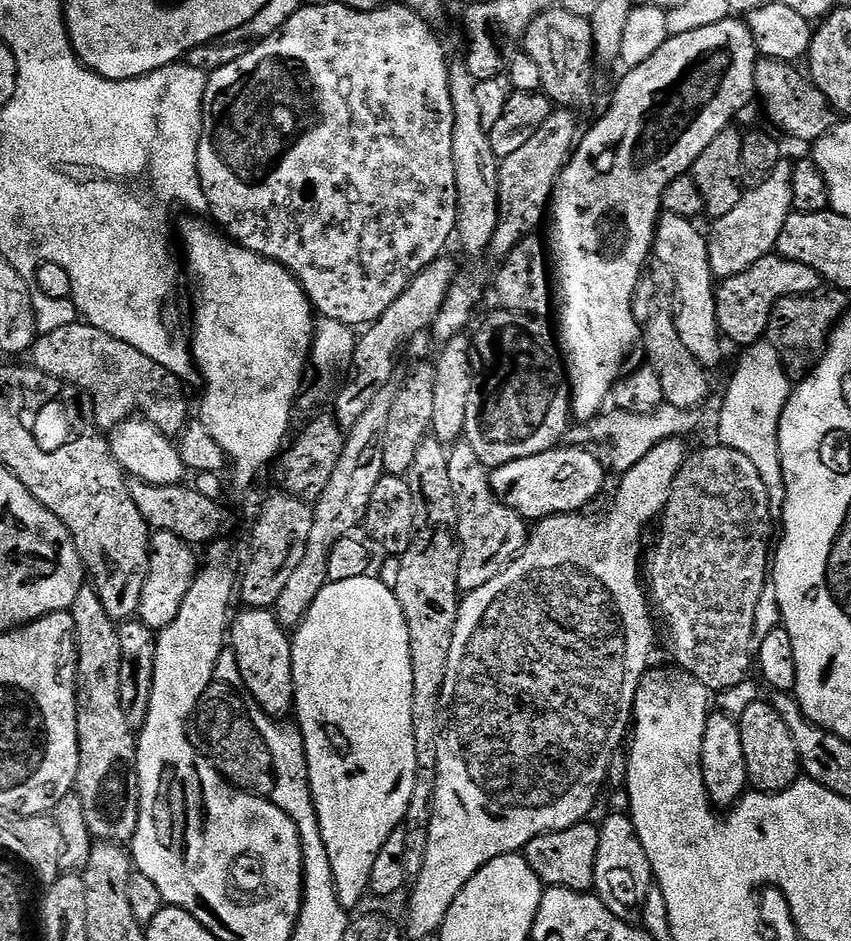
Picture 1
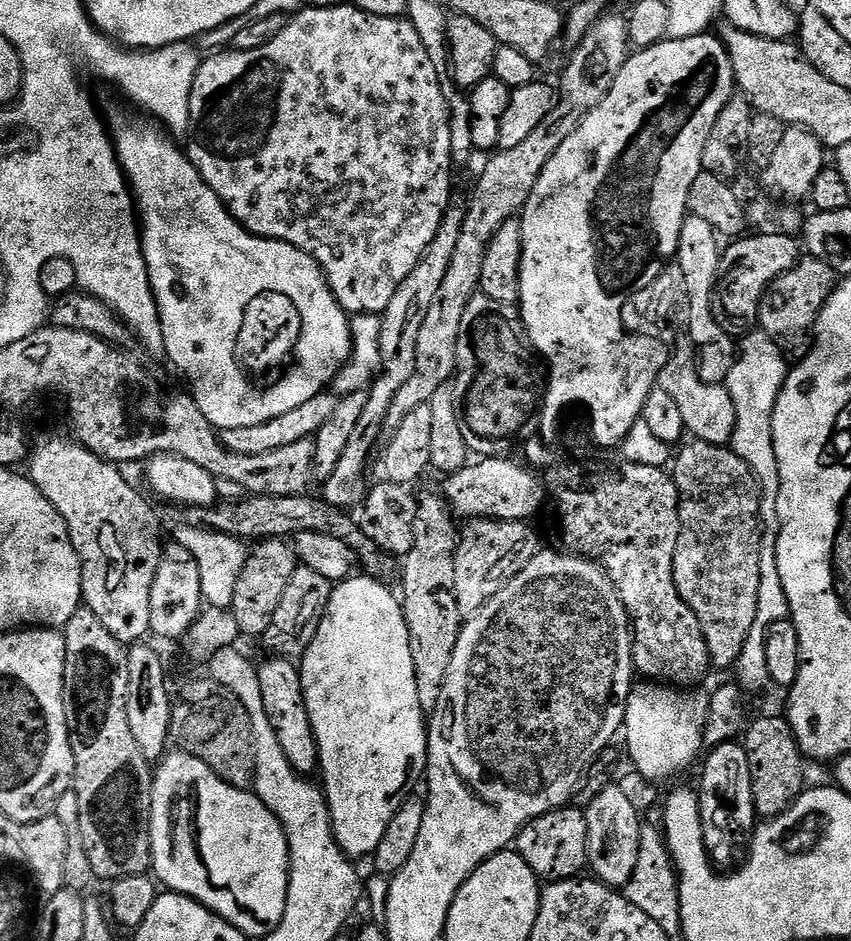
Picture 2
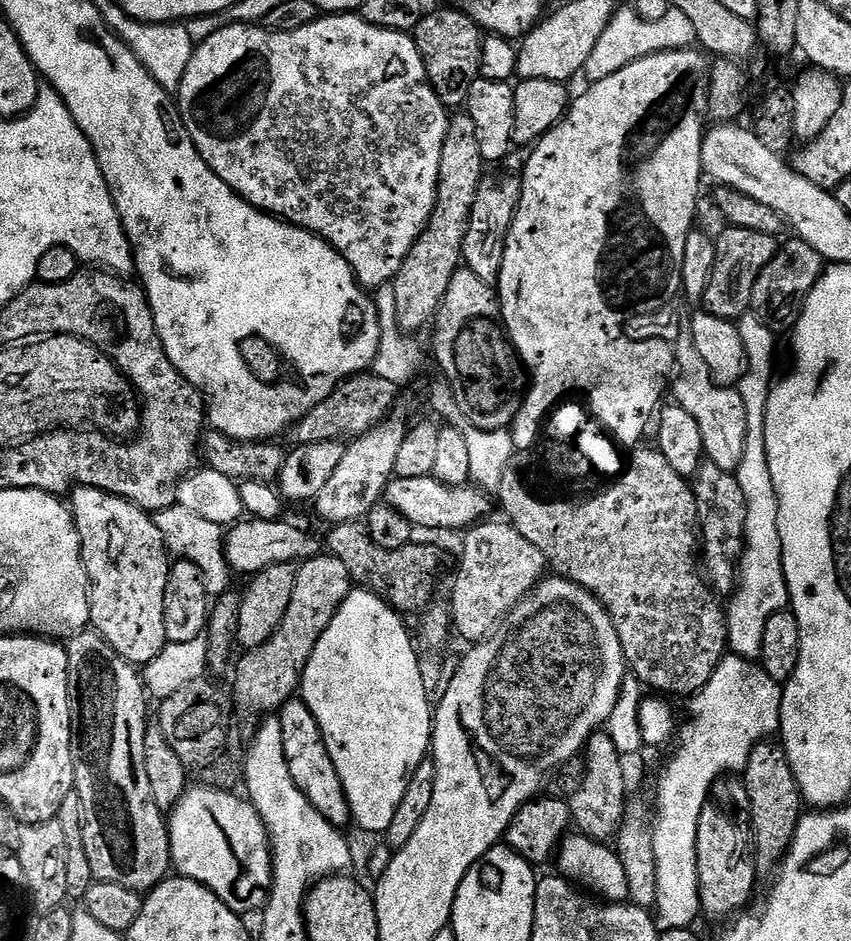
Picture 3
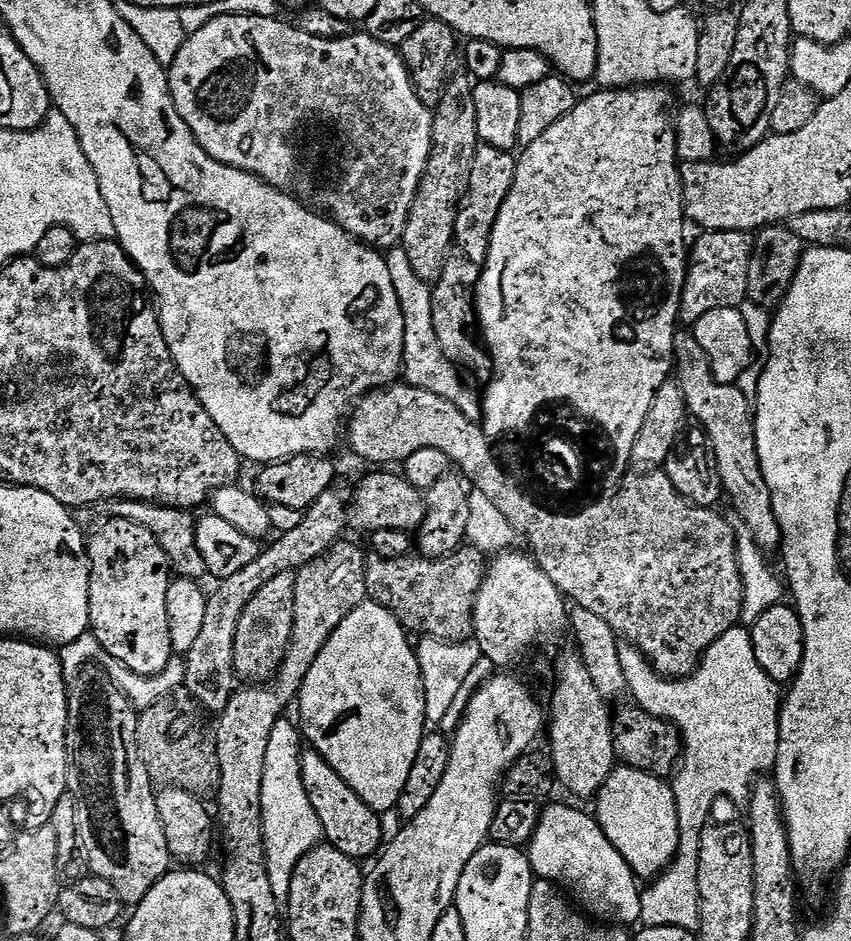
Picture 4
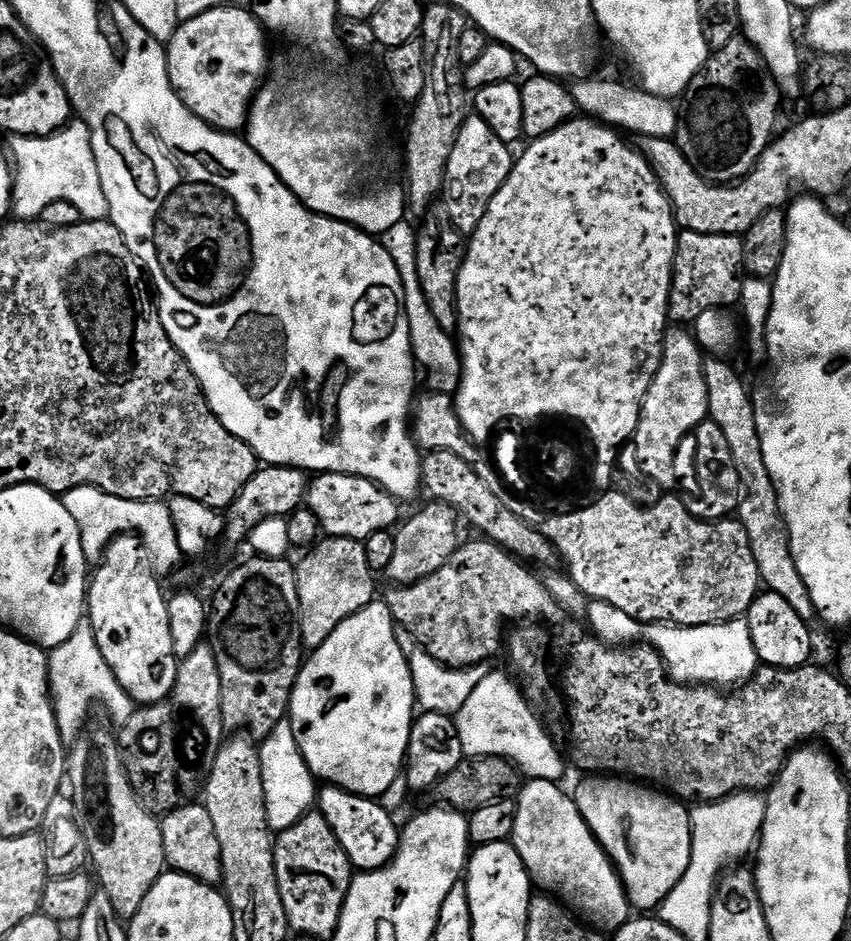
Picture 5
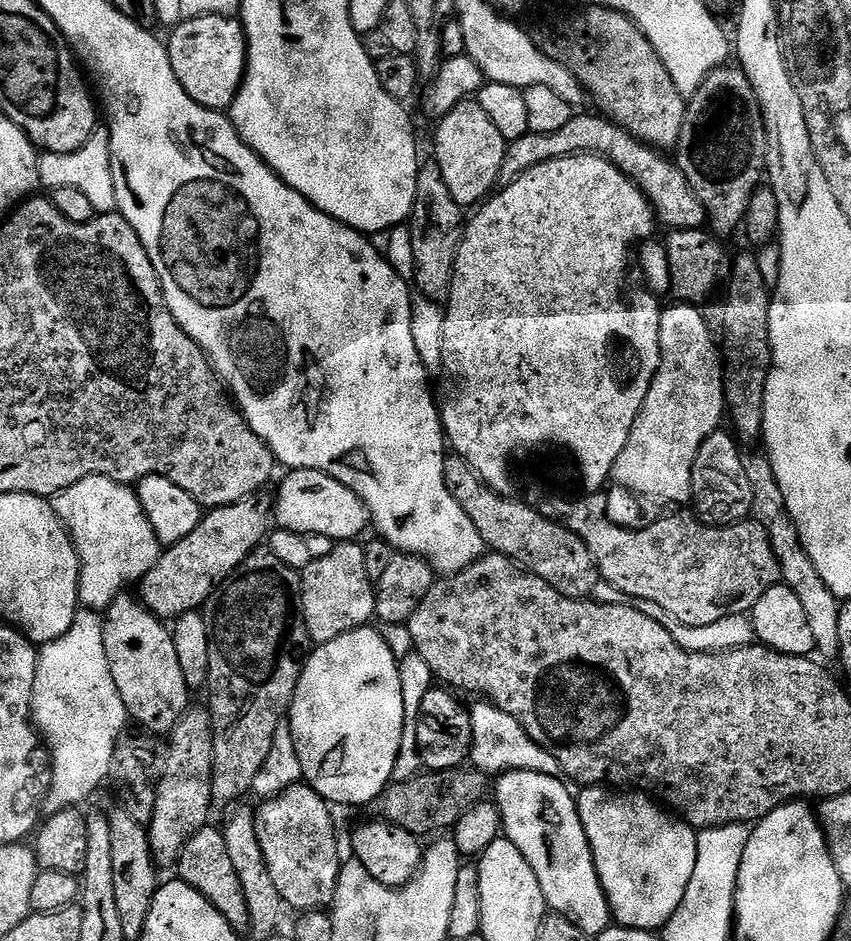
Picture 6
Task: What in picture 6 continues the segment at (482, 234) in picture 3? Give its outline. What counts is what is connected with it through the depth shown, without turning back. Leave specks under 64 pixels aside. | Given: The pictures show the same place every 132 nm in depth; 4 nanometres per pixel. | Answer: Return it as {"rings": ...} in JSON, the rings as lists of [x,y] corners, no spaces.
{"rings":[[[475,99],[464,100],[454,106],[454,110],[439,117],[438,124],[434,162],[442,166],[442,178],[446,178],[446,186],[454,202],[458,202],[461,209],[468,210],[471,204],[479,205],[487,201],[500,179],[506,151],[506,141],[502,134],[498,134],[494,122],[490,122],[486,110],[482,110]]]}

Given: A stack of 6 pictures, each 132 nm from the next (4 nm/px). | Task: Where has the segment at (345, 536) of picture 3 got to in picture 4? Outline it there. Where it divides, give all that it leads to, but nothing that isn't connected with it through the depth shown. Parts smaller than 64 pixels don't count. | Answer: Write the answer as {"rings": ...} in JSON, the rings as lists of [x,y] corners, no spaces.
{"rings":[[[461,546],[451,556],[437,560],[419,554],[393,560],[372,558],[366,564],[368,600],[392,612],[409,633],[420,631],[425,637],[450,643],[468,641],[474,636],[472,611],[485,575],[485,553],[471,546]]]}

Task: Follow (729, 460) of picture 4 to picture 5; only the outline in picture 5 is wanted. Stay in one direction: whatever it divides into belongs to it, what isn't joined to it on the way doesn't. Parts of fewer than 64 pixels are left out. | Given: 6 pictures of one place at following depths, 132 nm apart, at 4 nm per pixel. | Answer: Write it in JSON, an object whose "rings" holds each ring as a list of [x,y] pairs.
{"rings":[[[724,358],[705,359],[704,377],[708,391],[708,415],[718,426],[722,426],[722,434],[726,434],[726,442],[730,442],[730,454],[734,454],[734,466],[738,466],[742,489],[738,519],[746,530],[746,538],[750,538],[750,550],[754,550],[754,562],[758,562],[763,587],[786,598],[798,618],[812,622],[817,619],[816,607],[810,598],[810,590],[806,590],[806,582],[802,582],[802,574],[798,574],[788,527],[784,524],[784,515],[780,513],[776,487],[762,458],[762,442],[758,438],[758,422],[754,418],[750,388],[728,364],[731,363]]]}

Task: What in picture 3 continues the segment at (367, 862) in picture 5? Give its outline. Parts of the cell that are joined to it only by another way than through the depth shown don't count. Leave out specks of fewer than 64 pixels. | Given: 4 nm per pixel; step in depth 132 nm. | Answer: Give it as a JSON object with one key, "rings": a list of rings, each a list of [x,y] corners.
{"rings":[[[302,698],[287,700],[278,713],[282,722],[282,750],[286,754],[286,762],[290,766],[290,778],[294,778],[294,786],[306,794],[310,806],[326,818],[334,827],[344,830],[347,824],[353,823],[350,802],[346,798],[346,790],[342,786],[342,778],[338,778],[338,770],[334,770],[334,762],[324,745],[322,730],[310,714],[306,702]]]}

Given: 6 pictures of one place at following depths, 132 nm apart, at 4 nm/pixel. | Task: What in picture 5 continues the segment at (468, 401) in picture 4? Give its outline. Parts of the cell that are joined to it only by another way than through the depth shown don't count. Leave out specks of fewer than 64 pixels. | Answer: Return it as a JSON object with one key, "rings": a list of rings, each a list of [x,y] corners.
{"rings":[[[407,219],[400,220],[398,226],[390,226],[382,237],[386,254],[394,258],[394,266],[398,266],[398,274],[402,278],[404,287],[404,301],[406,302],[406,322],[410,322],[410,342],[412,343],[412,356],[422,369],[422,380],[428,383],[428,392],[455,393],[460,386],[460,375],[464,369],[464,362],[460,358],[460,349],[453,333],[442,330],[438,321],[430,311],[426,302],[426,294],[422,294],[422,286],[418,282],[418,235],[415,227],[408,225]]]}

